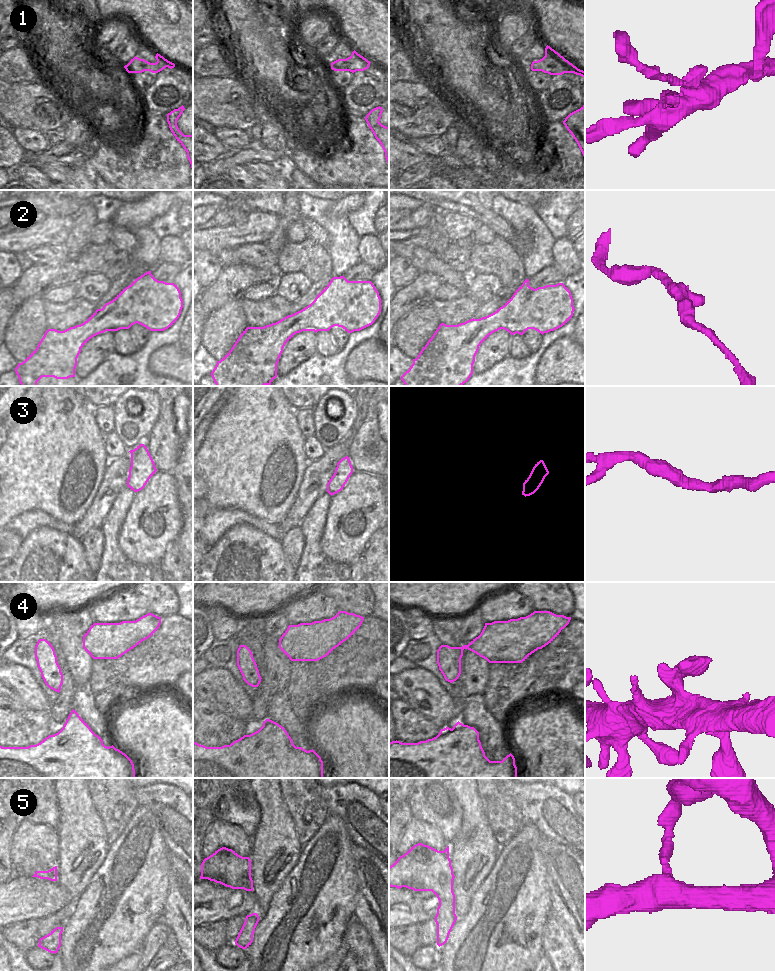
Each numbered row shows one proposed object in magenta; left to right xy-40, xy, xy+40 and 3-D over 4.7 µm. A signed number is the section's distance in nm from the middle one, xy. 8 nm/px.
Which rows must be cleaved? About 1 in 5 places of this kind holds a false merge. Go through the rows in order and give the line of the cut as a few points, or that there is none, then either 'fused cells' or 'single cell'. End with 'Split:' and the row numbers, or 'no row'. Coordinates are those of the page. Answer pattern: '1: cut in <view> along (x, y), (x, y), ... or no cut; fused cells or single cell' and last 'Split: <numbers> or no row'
1: no cut; single cell
2: no cut; single cell
3: no cut; single cell
4: no cut; single cell
5: no cut; single cell
Split: no row

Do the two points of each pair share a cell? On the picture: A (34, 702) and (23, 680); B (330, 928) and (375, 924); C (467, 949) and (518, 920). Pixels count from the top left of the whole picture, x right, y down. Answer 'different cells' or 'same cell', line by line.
A: same cell
B: different cells
C: same cell

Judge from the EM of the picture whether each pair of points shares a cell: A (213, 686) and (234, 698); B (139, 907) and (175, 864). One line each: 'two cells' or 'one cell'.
A: one cell
B: two cells

